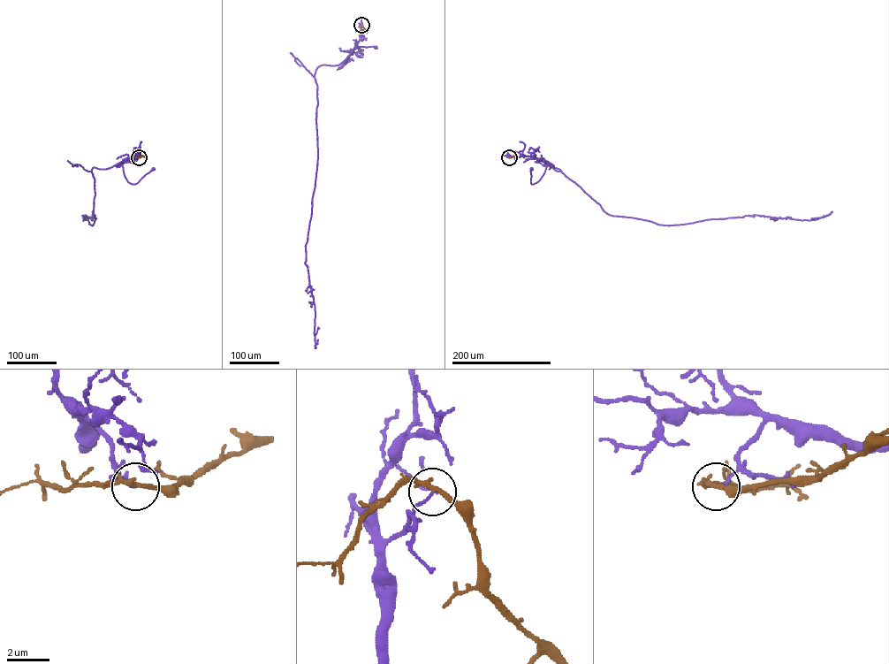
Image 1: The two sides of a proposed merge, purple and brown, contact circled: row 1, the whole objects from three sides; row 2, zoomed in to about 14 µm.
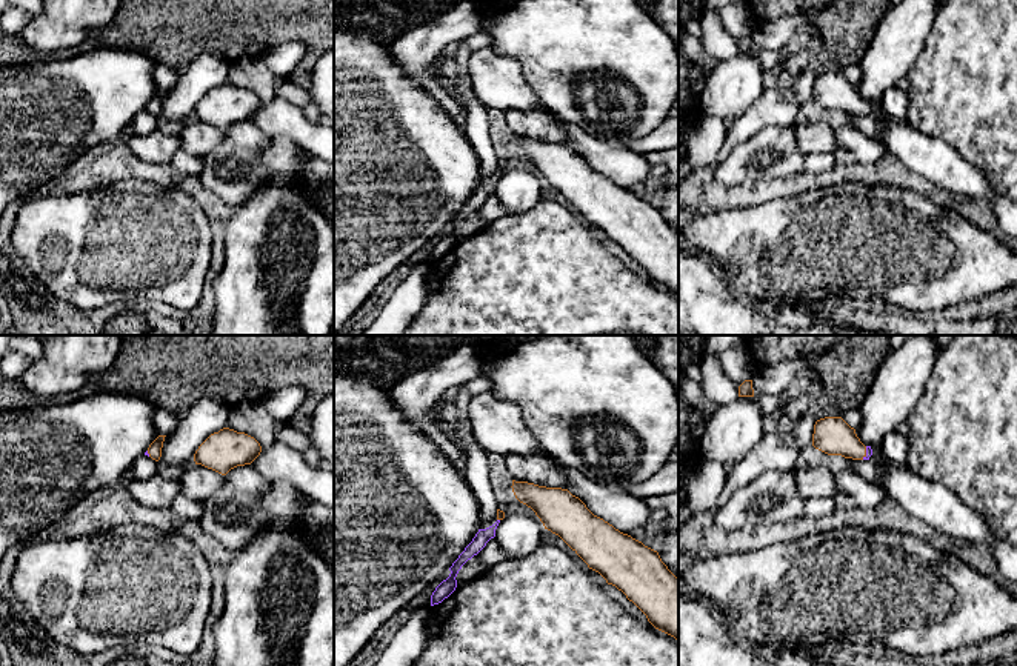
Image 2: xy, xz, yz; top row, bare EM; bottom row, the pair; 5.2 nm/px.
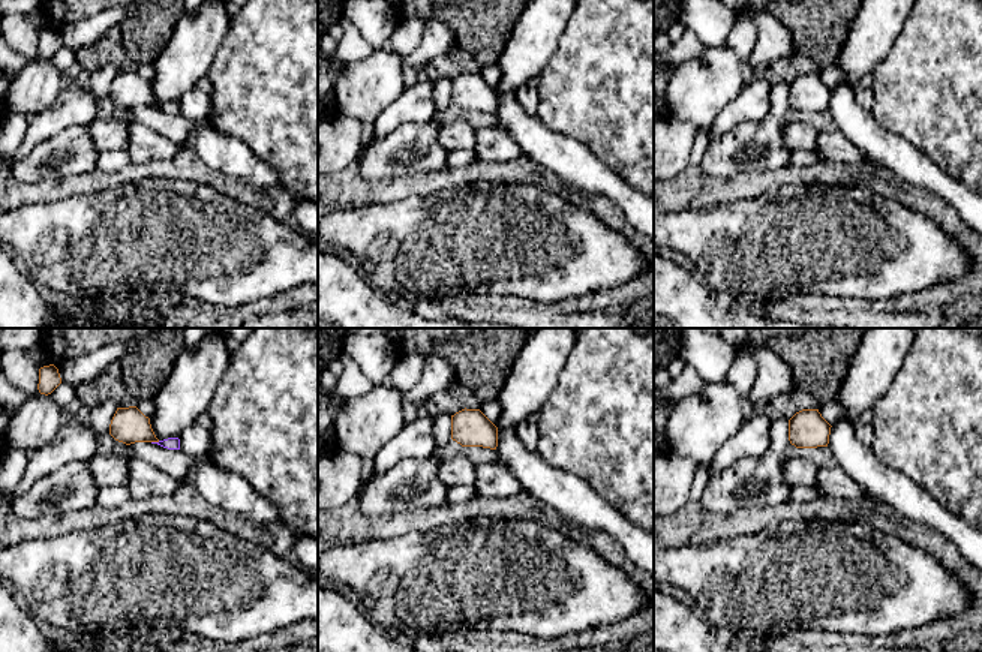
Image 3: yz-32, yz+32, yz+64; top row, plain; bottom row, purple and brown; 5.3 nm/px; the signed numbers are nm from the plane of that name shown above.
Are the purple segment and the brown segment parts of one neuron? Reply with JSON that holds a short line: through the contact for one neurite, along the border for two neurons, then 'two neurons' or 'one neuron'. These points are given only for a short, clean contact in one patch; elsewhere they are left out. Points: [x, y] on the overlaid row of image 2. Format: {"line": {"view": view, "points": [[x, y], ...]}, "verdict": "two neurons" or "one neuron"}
{"verdict": "two neurons"}

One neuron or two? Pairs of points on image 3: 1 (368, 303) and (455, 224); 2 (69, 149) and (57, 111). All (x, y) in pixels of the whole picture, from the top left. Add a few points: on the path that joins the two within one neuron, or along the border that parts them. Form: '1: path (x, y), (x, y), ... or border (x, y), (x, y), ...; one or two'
1: border (365, 275), (368, 282), (381, 294); two
2: border (86, 125), (69, 125), (42, 140), (33, 149); two

